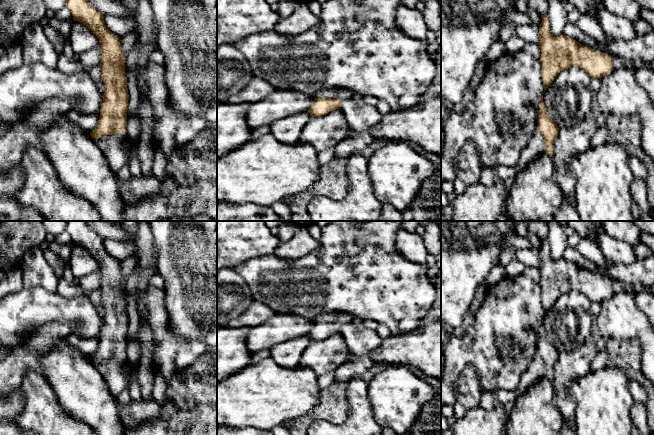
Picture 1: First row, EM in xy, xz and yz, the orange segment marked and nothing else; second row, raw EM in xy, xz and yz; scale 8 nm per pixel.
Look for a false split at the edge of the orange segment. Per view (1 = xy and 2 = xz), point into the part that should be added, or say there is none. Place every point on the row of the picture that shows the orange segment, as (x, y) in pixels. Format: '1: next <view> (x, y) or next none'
1: next xy (113, 147)
2: next xz (333, 93)

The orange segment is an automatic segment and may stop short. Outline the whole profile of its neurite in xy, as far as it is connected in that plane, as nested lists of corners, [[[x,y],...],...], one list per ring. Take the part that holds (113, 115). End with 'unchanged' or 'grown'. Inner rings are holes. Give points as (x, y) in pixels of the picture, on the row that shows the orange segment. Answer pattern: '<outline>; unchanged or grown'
[[[67,0],[65,7],[70,10],[74,21],[87,26],[99,39],[97,47],[101,51],[99,64],[105,91],[98,124],[90,135],[116,174],[127,162],[126,137],[129,136],[126,130],[129,95],[125,54],[119,37],[107,29],[104,15],[88,0]]]; grown

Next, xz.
[[[323,89],[315,95],[308,112],[312,117],[326,115],[332,110],[340,109],[344,100],[353,99],[353,97],[354,93],[348,89]]]; grown

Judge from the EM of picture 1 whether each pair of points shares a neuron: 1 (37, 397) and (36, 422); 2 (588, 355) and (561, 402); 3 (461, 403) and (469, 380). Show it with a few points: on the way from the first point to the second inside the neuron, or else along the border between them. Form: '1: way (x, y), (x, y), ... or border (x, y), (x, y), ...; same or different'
1: way (38, 403), (38, 416); same
2: way (576, 367), (562, 381), (562, 390); same
3: way (467, 397), (468, 386); same

